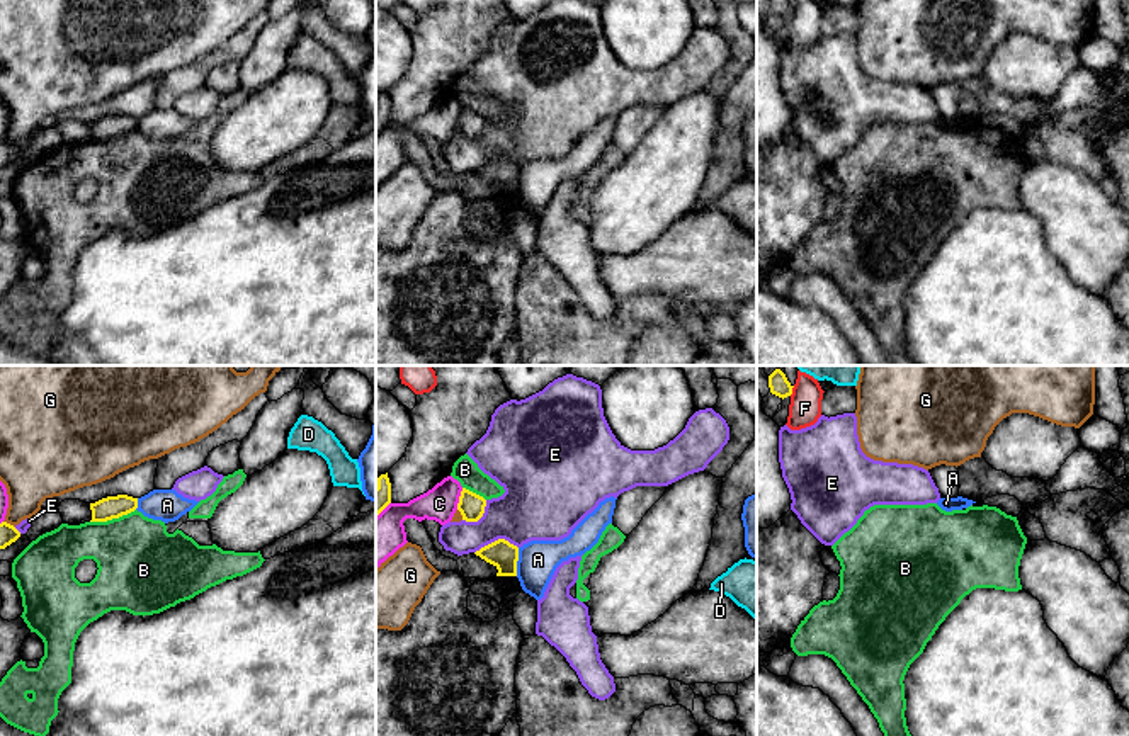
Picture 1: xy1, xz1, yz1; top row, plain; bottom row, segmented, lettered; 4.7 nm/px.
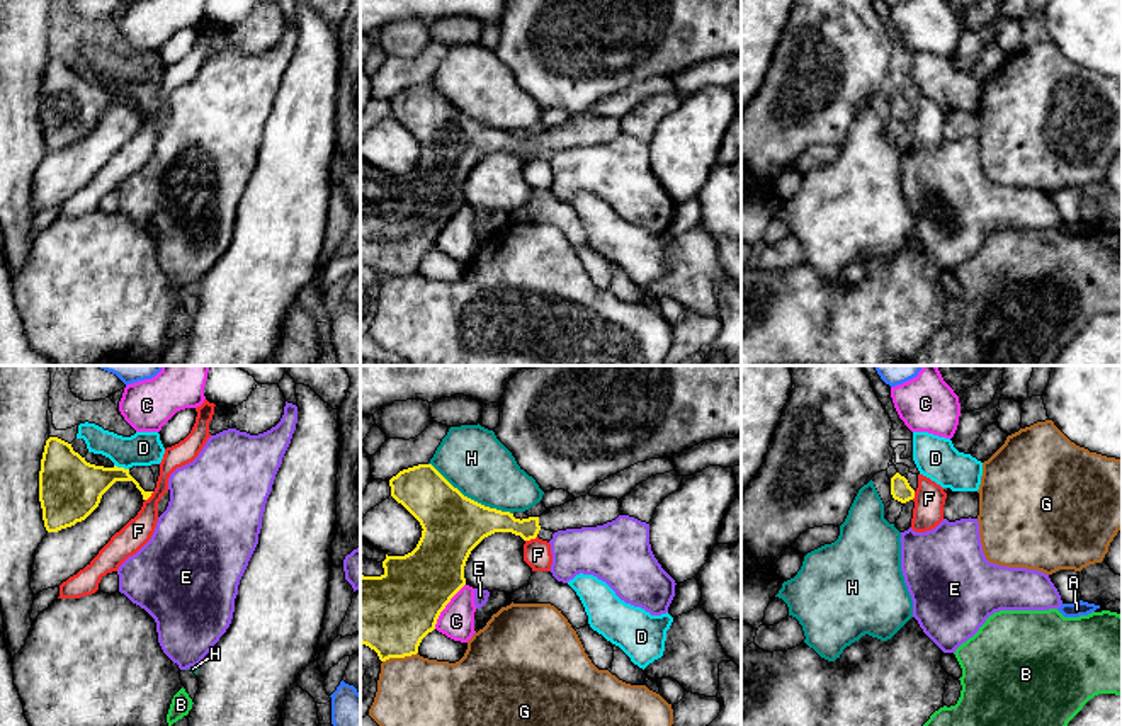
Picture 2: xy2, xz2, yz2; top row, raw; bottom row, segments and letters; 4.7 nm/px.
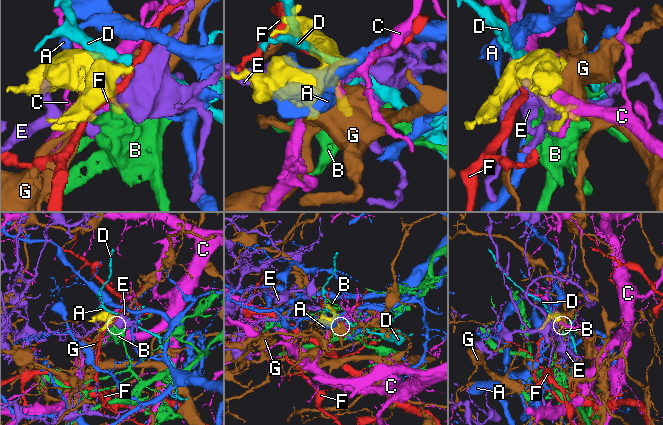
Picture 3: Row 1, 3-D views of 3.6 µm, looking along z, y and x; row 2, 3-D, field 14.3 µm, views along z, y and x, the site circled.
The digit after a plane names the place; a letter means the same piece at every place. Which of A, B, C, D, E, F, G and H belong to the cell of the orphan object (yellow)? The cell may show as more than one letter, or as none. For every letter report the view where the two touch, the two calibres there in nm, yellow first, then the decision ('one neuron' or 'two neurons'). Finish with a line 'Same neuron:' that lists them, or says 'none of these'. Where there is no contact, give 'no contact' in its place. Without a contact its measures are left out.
A: meets yellow in xz1; 130 nm thick on the yellow side, 190 nm on the other; two neurons
B: meets yellow in xy1; 110 nm thick on the yellow side, 380 nm on the other; two neurons
C: meets yellow in xz2; 360 nm thick on the yellow side, 170 nm on the other; two neurons
D: meets yellow in xy2; 280 nm thick on the yellow side, 160 nm on the other; two neurons
E: meets yellow in xz1; 130 nm thick on the yellow side, 320 nm on the other; two neurons
F: meets yellow in xz2; 150 nm thick on the yellow side, 130 nm on the other; two neurons
G: meets yellow in xz2; 380 nm thick on the yellow side, 340 nm on the other; two neurons
H: meets yellow in xz2; 300 nm thick on the yellow side, 300 nm on the other; two neurons
Same neuron: none of these

